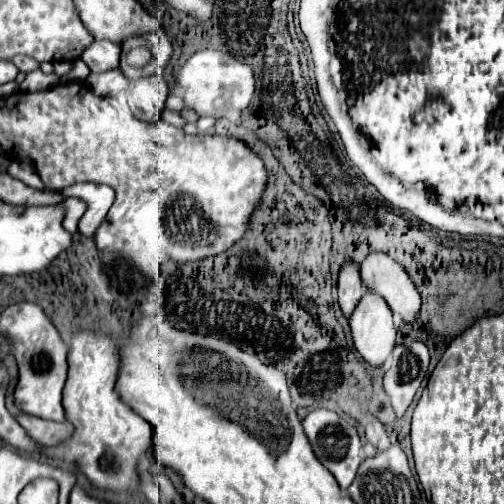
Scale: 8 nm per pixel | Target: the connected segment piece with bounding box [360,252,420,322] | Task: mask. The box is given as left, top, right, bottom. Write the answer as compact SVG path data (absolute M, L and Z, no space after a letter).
M372 252L360 264L362 280L370 290L382 294L388 306L402 320L414 322L420 310L420 294L416 292L406 270L384 252Z

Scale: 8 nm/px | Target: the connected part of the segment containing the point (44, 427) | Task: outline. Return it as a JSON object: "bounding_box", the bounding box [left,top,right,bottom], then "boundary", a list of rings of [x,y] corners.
{"bounding_box":[18,414,74,446],"boundary":[[[20,414],[18,422],[30,436],[34,436],[36,442],[46,446],[56,446],[60,442],[66,442],[74,432],[74,426],[68,420],[54,422],[54,420],[42,420],[30,414]]]}

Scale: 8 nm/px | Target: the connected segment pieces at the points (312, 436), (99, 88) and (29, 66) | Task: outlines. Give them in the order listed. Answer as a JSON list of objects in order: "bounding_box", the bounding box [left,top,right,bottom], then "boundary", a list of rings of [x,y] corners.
[{"bounding_box":[302,408,362,490],"boundary":[[[324,408],[312,410],[302,420],[302,426],[304,426],[304,434],[308,436],[310,446],[312,446],[314,454],[316,454],[316,458],[332,472],[332,476],[336,478],[336,482],[340,484],[340,488],[346,490],[354,482],[356,472],[358,472],[358,466],[362,462],[362,458],[360,458],[362,444],[360,444],[360,438],[358,438],[356,428],[352,424],[344,422],[336,412],[324,410]]]},{"bounding_box":[87,68,128,96],"boundary":[[[120,68],[100,72],[100,74],[90,74],[87,82],[90,88],[100,96],[116,96],[128,86],[128,78],[122,74]]]},{"bounding_box":[12,56,40,74],"boundary":[[[18,56],[12,62],[18,66],[20,72],[26,72],[26,74],[32,72],[32,70],[36,70],[36,68],[40,68],[40,62],[36,62],[34,58],[28,58],[28,56]]]}]

